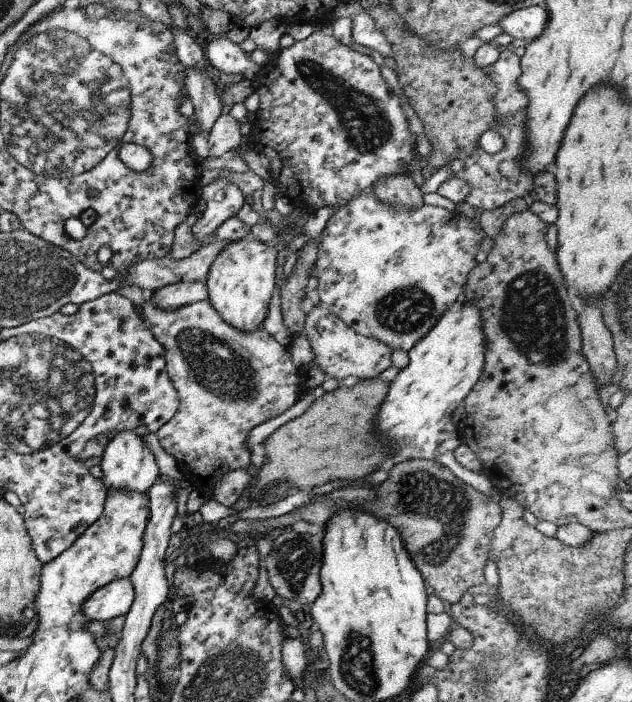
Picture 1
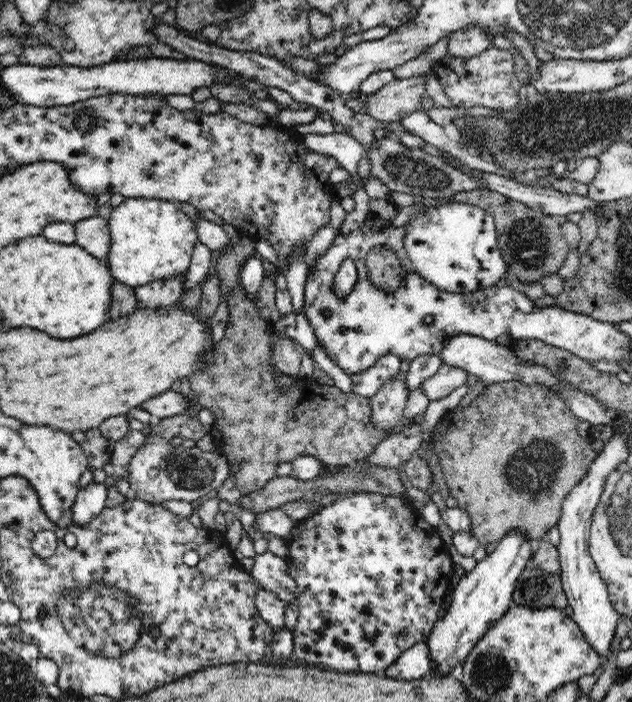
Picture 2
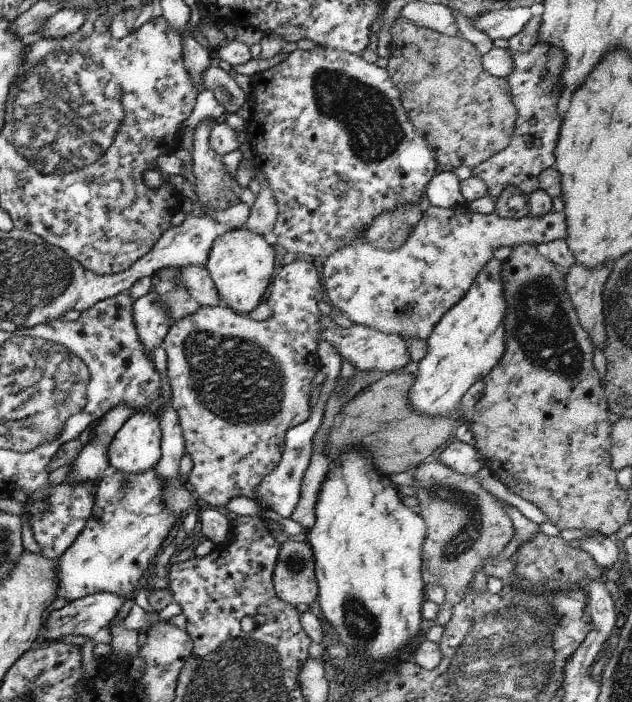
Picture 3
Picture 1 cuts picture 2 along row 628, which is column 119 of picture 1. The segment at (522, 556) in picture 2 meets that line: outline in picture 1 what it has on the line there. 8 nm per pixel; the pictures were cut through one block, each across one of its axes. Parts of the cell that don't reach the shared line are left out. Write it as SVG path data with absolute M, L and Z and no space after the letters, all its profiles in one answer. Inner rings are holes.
M123 431L109 437L101 457L101 482L111 492L139 492L146 494L151 484L160 477L153 454L143 444L141 432Z

